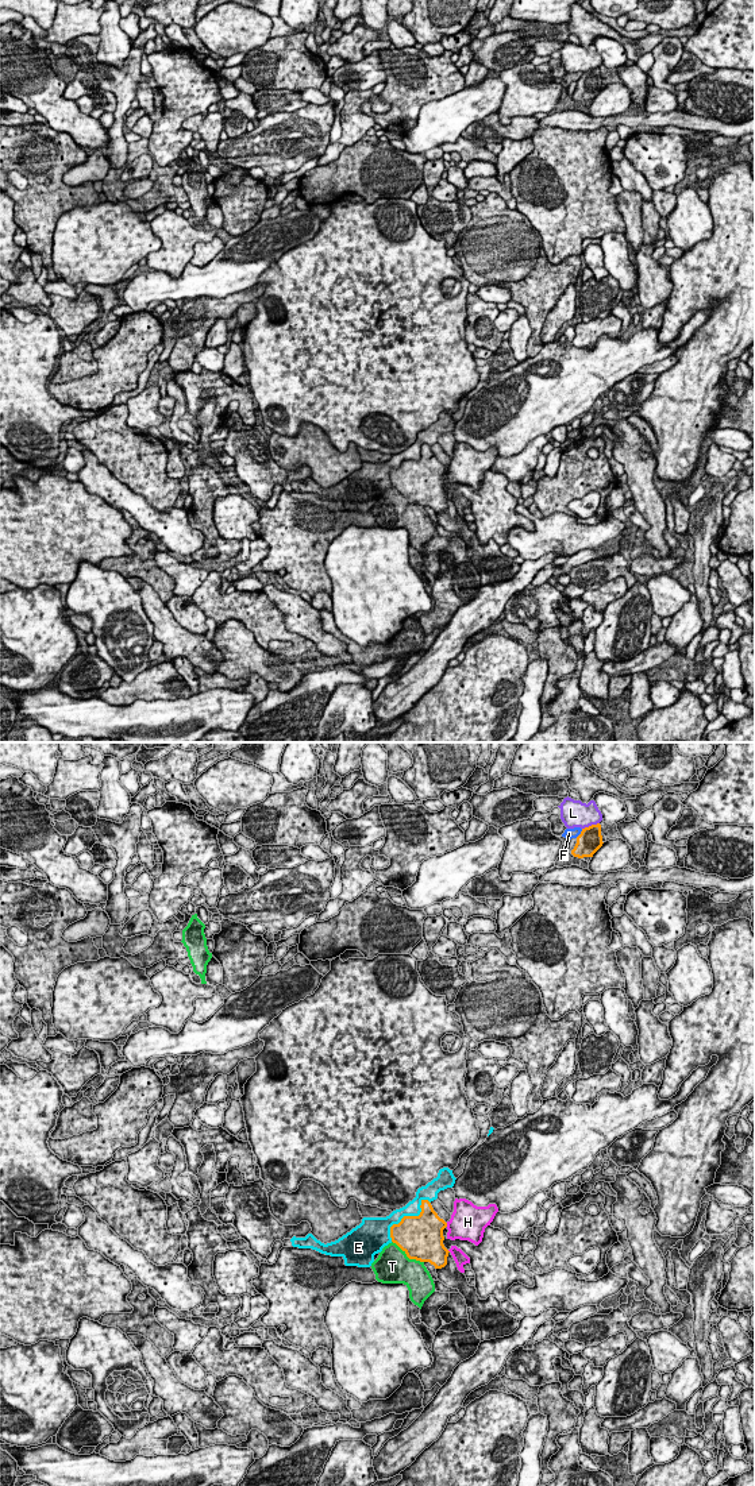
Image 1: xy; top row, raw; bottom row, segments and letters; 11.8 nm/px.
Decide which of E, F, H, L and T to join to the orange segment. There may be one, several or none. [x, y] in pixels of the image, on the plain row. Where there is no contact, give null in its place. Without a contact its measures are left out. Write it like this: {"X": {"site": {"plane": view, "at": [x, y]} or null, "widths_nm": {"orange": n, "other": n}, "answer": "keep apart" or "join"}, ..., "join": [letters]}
{"E": {"site": {"plane": "xy", "at": [407, 460]}, "widths_nm": {"orange": 460, "other": 180}, "answer": "keep apart"}, "F": {"site": {"plane": "xy", "at": [581, 77]}, "widths_nm": {"orange": 300, "other": 130}, "answer": "keep apart"}, "H": {"site": {"plane": "xy", "at": [446, 469]}, "widths_nm": {"orange": 400, "other": 400}, "answer": "keep apart"}, "L": {"site": {"plane": "xy", "at": [590, 70]}, "widths_nm": {"orange": 300, "other": 320}, "answer": "keep apart"}, "T": {"site": {"plane": "xy", "at": [408, 501]}, "widths_nm": {"orange": 480, "other": 420}, "answer": "keep apart"}, "join": []}

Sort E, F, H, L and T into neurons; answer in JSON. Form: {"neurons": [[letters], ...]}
{"neurons": [["E"], ["F"], ["H"], ["L"], ["T"]]}

